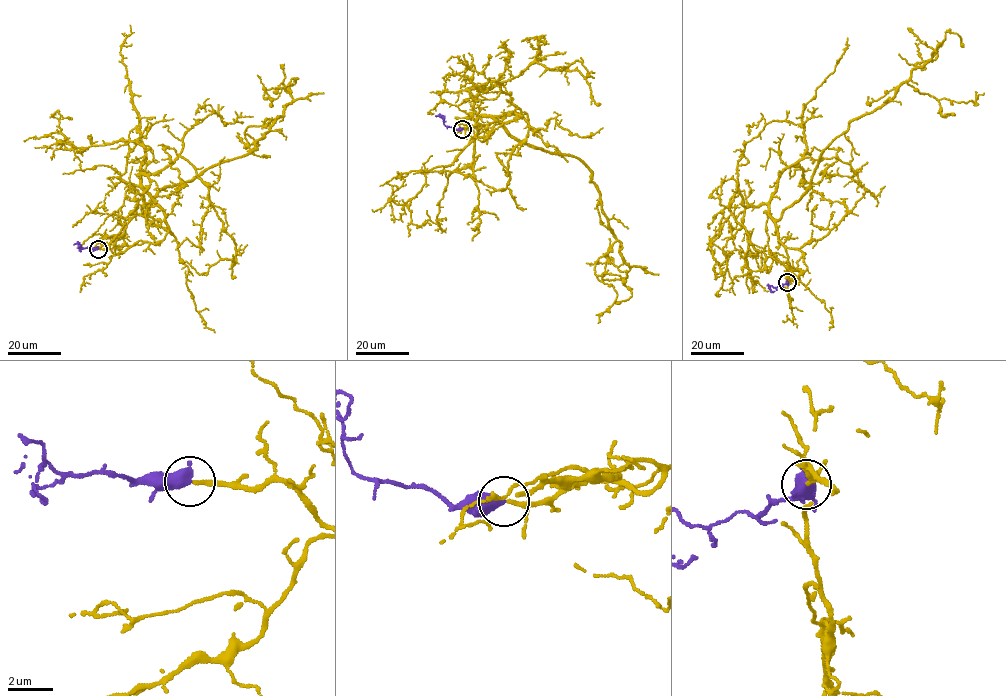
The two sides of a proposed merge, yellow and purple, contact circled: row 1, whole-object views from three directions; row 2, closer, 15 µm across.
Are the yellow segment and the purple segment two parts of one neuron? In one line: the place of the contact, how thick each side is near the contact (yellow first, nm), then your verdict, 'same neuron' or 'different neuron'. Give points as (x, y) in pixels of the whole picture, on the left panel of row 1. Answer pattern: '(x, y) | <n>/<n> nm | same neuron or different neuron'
(98, 249) | 200/600 nm | same neuron

